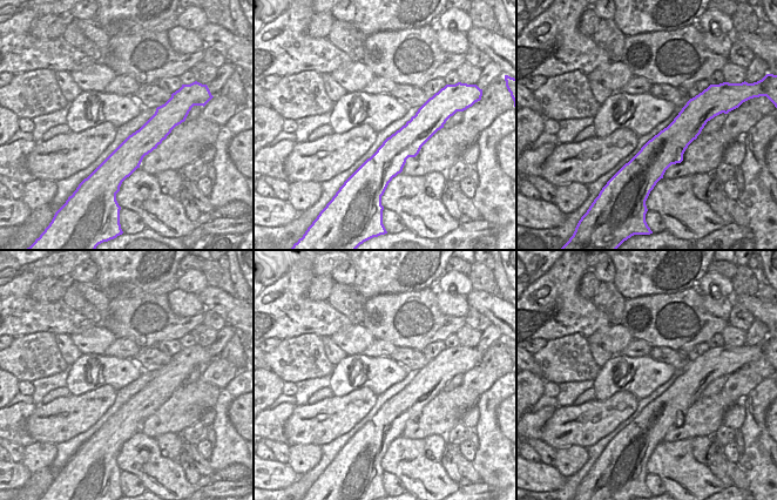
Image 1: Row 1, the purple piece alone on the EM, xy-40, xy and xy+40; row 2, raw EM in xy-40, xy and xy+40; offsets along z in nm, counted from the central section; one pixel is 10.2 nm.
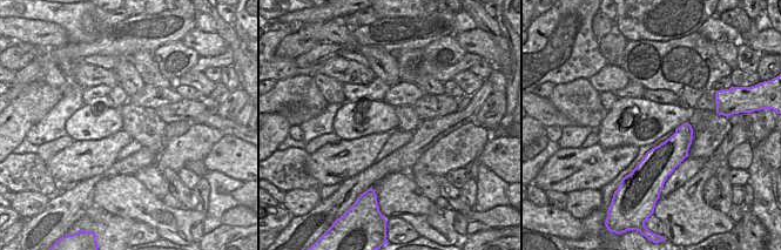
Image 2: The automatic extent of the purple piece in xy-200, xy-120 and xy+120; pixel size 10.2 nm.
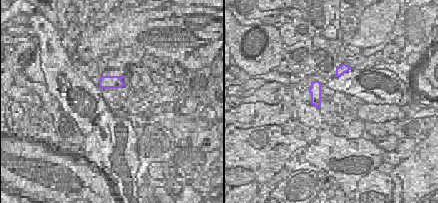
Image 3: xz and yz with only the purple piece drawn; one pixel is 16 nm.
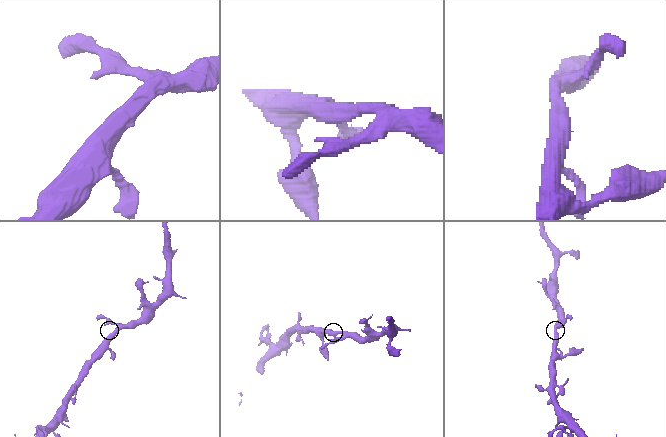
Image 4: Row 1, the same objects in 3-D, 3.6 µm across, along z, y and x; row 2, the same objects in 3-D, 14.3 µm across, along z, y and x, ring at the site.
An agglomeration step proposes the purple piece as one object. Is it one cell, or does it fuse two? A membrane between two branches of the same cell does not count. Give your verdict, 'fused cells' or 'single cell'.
single cell

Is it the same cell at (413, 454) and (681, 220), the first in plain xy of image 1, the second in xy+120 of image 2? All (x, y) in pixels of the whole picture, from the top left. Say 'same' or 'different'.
same

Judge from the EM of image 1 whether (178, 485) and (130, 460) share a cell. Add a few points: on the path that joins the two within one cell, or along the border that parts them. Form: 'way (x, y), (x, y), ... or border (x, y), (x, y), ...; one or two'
way (164, 487), (154, 484), (137, 471); one

